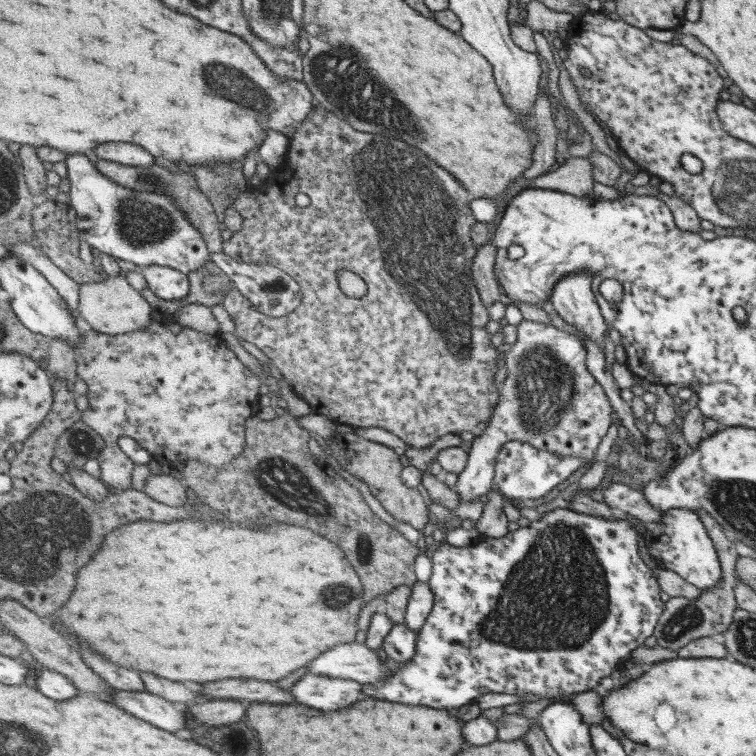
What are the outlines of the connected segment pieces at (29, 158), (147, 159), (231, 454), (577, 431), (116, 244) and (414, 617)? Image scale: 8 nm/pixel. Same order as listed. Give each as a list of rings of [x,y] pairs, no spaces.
[[[23,145],[19,150],[19,159],[24,168],[26,182],[30,188],[31,194],[38,199],[38,202],[44,202],[45,190],[47,190],[47,170],[43,166],[40,156],[37,156],[35,146]]]
[[[103,144],[94,150],[99,159],[110,160],[125,166],[151,167],[155,164],[155,156],[149,154],[145,148],[135,144]]]
[[[159,316],[152,320],[147,328],[129,332],[127,334],[109,335],[101,333],[93,328],[87,327],[83,331],[83,338],[77,350],[78,359],[78,378],[81,378],[88,385],[87,398],[91,406],[90,409],[83,411],[82,421],[91,428],[97,430],[103,438],[105,438],[105,449],[103,454],[97,459],[102,466],[101,480],[111,489],[125,491],[133,488],[134,464],[133,460],[119,448],[119,438],[122,436],[131,437],[136,443],[147,450],[149,454],[155,454],[165,457],[169,464],[181,467],[191,460],[199,460],[201,463],[215,466],[220,471],[226,474],[230,470],[230,465],[238,456],[241,456],[246,449],[246,421],[255,417],[261,406],[259,405],[259,386],[262,380],[256,376],[239,358],[237,354],[227,346],[227,342],[221,339],[218,335],[209,335],[193,328],[187,328],[183,324],[176,321],[170,324],[161,324],[158,320]]]
[[[523,319],[517,328],[517,340],[511,345],[509,352],[503,355],[507,366],[507,378],[500,386],[500,403],[493,412],[492,422],[486,432],[474,438],[467,467],[458,474],[456,492],[465,502],[477,500],[479,496],[495,489],[497,460],[501,448],[510,441],[523,440],[538,450],[555,452],[560,456],[564,455],[565,458],[569,456],[585,458],[587,462],[591,462],[591,458],[595,456],[595,450],[599,448],[601,440],[605,438],[605,434],[609,432],[613,424],[612,401],[605,392],[604,385],[588,368],[588,348],[584,342],[579,337],[559,330],[549,323]]]
[[[71,154],[65,163],[67,178],[70,181],[69,198],[78,217],[79,236],[89,244],[93,252],[104,252],[114,258],[133,262],[139,268],[161,265],[180,270],[185,274],[204,270],[204,264],[209,260],[211,253],[208,244],[188,214],[182,212],[177,203],[173,203],[173,196],[153,189],[139,191],[120,185],[111,177],[105,176],[97,168],[96,162],[91,162],[86,154]]]
[[[418,580],[413,586],[413,594],[408,605],[406,623],[414,631],[419,632],[436,606],[436,596],[430,583]]]

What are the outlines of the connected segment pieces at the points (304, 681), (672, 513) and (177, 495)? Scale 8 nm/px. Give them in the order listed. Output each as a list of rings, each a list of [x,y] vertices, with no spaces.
[[[307,673],[295,686],[291,686],[289,691],[295,696],[295,701],[319,711],[323,710],[339,710],[339,708],[347,708],[351,704],[355,704],[359,700],[365,700],[364,685],[356,680],[338,679],[328,677],[327,675],[317,675]]]
[[[672,508],[663,511],[659,522],[648,523],[646,527],[648,529],[644,537],[659,567],[675,572],[700,591],[708,591],[709,588],[721,583],[719,556],[715,552],[712,538],[708,536],[700,517],[695,512]]]
[[[169,474],[151,475],[144,487],[144,492],[157,502],[176,507],[187,503],[187,490],[183,480],[177,480]]]

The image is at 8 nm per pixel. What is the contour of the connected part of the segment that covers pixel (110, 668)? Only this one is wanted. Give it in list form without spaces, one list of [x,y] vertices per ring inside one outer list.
[[[89,650],[81,655],[85,657],[87,664],[94,671],[97,671],[103,677],[103,680],[107,681],[107,684],[113,688],[131,692],[147,691],[147,687],[143,684],[143,678],[137,672],[121,668],[121,666],[115,666],[109,660],[105,660],[99,654],[89,652]]]

